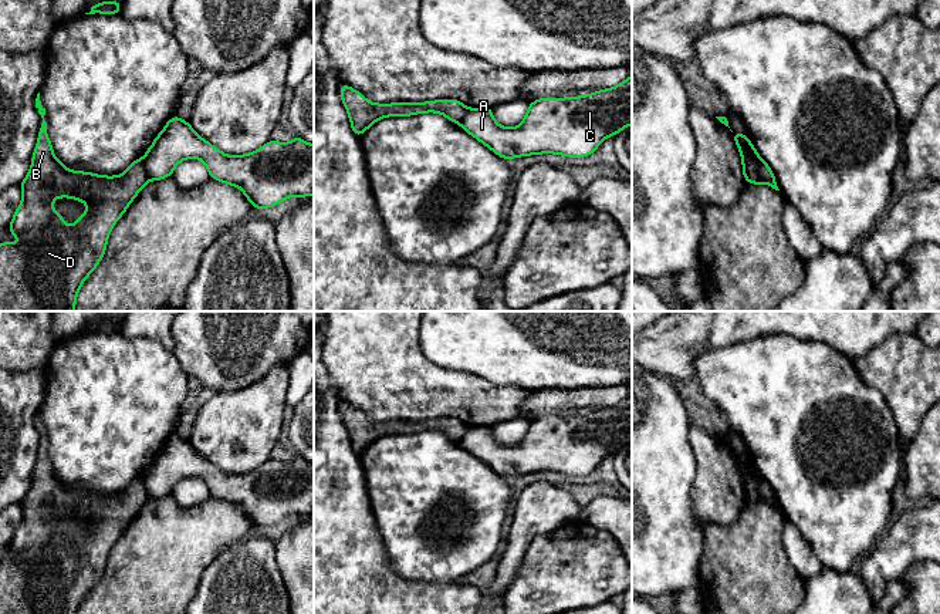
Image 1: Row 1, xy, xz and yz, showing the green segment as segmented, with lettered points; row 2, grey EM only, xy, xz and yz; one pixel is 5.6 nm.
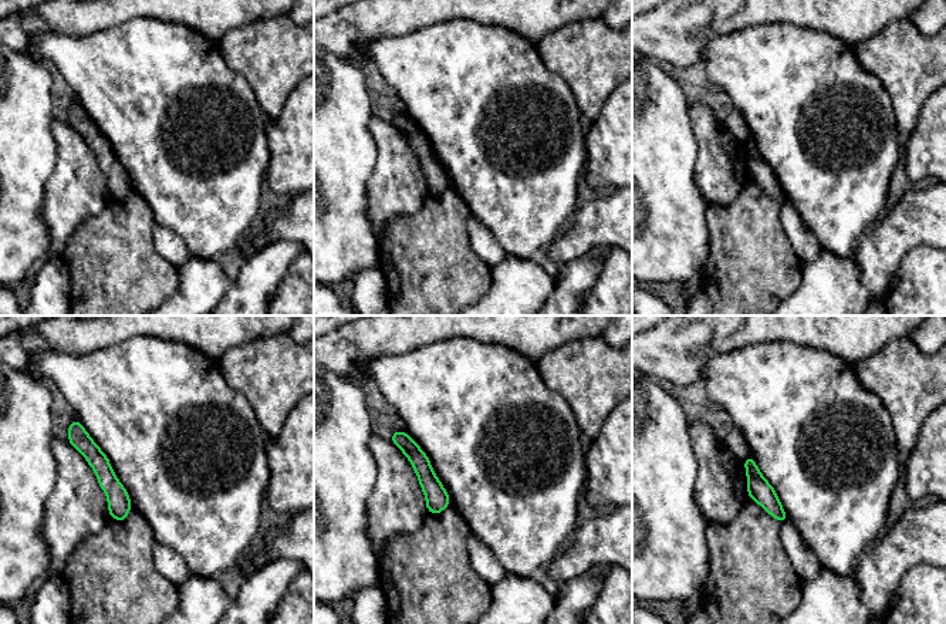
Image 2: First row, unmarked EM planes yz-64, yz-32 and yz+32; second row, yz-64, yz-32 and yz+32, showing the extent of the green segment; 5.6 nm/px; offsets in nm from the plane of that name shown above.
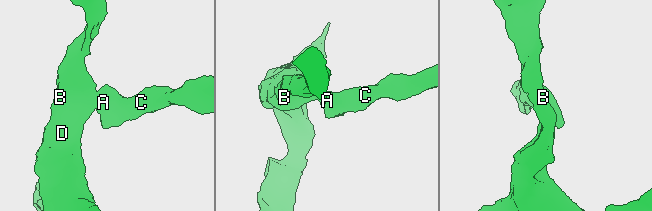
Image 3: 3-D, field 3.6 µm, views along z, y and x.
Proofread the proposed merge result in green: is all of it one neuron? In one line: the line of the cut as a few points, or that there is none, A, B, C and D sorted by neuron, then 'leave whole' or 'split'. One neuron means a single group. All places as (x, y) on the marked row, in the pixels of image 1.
cut yz (749, 142), (749, 154), (763, 181); groups A C / B D; split

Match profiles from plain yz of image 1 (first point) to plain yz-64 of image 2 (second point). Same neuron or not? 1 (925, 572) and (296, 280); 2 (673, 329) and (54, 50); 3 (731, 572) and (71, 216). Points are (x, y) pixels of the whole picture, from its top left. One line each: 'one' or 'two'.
1: one
2: two
3: two

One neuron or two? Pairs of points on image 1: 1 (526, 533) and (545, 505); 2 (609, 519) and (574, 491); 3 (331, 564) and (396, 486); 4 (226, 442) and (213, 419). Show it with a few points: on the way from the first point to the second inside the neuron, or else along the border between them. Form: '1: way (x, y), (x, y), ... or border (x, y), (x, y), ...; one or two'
1: way (526, 526), (538, 512); one
2: way (601, 512), (597, 512), (582, 498); one
3: border (365, 482), (378, 536), (385, 546); two
4: way (226, 437), (226, 432), (219, 425); one

